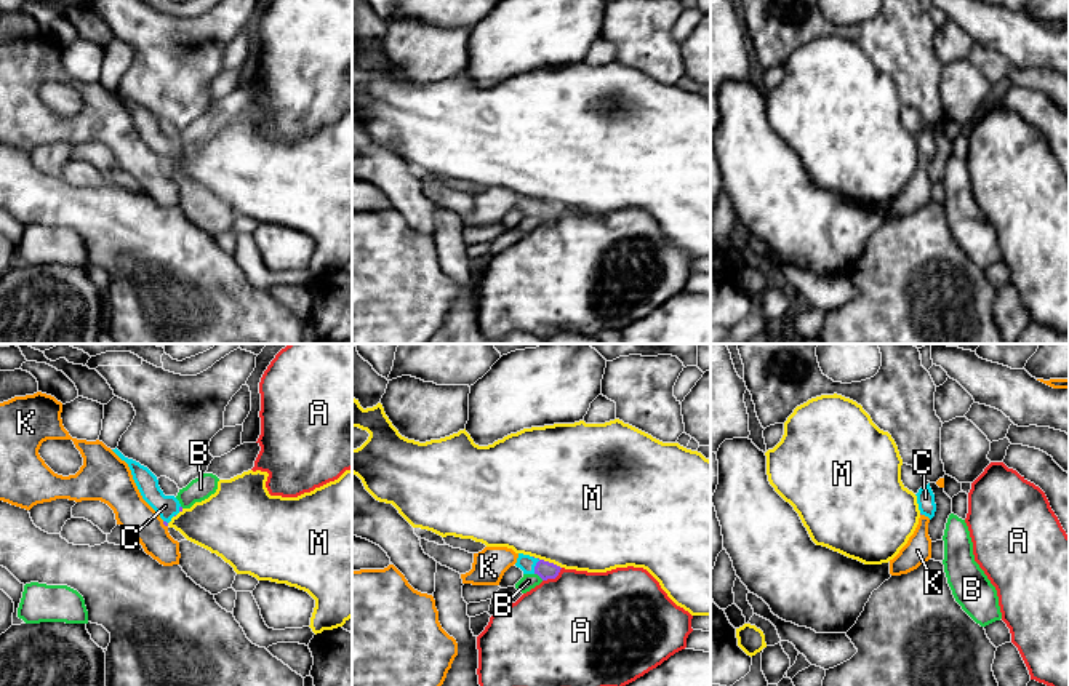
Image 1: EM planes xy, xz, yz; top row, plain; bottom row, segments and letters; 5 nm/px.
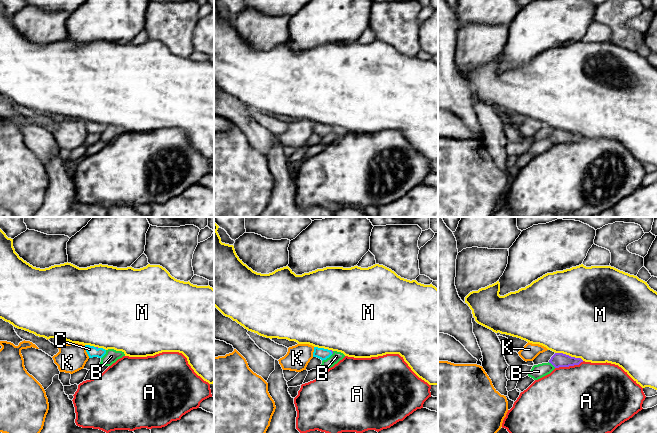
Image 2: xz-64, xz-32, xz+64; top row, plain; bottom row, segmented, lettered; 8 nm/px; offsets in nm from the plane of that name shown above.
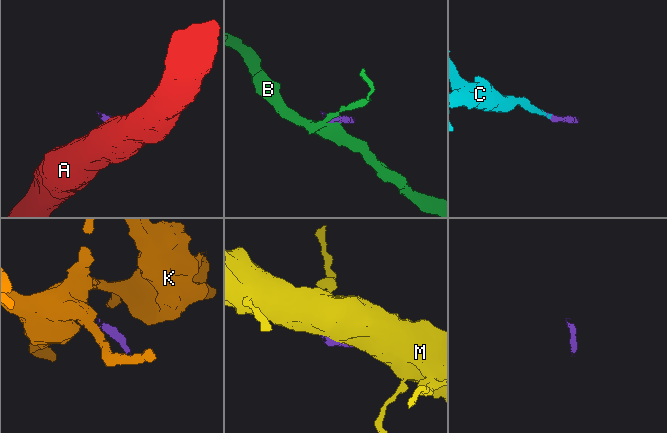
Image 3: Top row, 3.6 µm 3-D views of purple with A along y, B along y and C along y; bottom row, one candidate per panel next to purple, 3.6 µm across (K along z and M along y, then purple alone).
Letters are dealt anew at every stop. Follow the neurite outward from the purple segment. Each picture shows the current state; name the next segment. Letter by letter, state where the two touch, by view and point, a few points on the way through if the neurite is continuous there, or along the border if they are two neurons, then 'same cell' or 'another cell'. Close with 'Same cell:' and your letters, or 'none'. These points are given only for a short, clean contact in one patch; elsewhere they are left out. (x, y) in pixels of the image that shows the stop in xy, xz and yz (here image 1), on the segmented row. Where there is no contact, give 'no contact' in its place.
A: contact xz (552, 578); border xz (562, 568), (554, 578), (543, 581); another cell
B: contact xz (540, 576); border xz (535, 573), (543, 579); another cell
C: contact xz (535, 566); way xz (544, 570), (535, 566), (527, 563); same cell
K: contact xy (165, 525); border xy (162, 522), (167, 526); another cell
M: contact xz (548, 562); another cell
Same cell: C

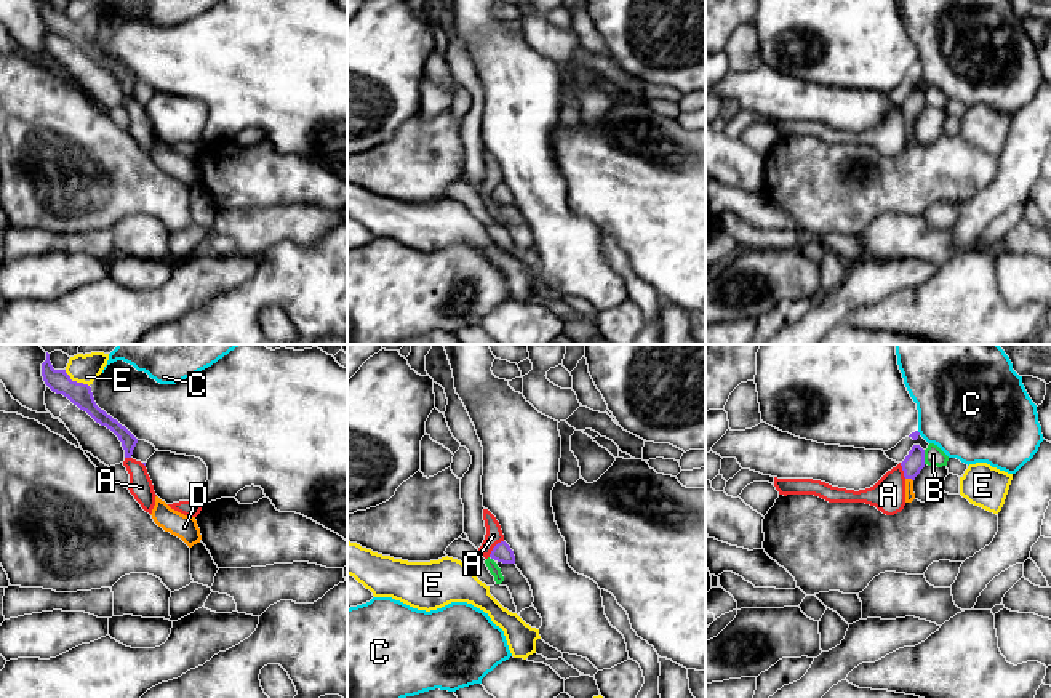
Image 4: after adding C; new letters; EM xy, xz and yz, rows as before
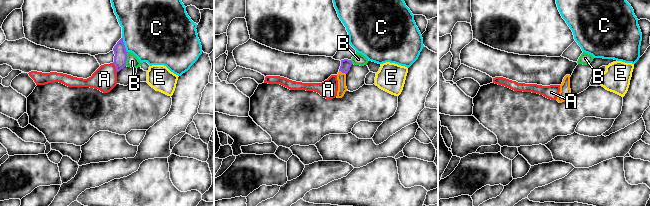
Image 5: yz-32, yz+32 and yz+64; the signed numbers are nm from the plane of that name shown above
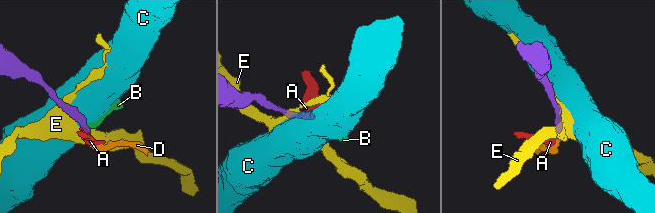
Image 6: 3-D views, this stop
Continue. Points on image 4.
A: contact xz (493, 548); border xz (503, 540), (488, 556); another cell
B: contact yz (923, 457); border yz (923, 450), (925, 463); another cell
C: contact yz (919, 433); border yz (917, 431), (920, 434); another cell
D: contact yz (909, 477); way yz (914, 463), (909, 477), (909, 484); same cell
E: contact xy (75, 381); border xy (64, 370), (72, 380), (88, 386); another cell
Same cell: D

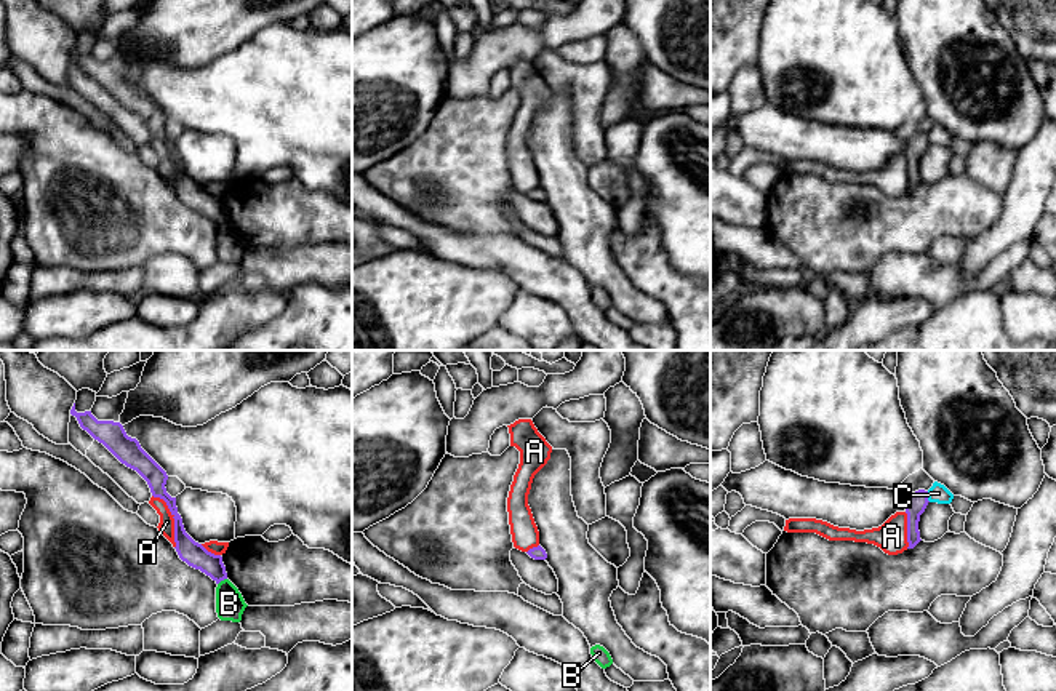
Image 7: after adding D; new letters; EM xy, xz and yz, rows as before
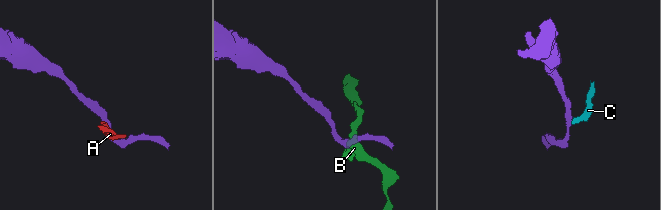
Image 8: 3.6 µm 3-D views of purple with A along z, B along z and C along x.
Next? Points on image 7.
A: contact xy (173, 517); border xy (152, 495), (165, 503), (173, 519), (175, 547); another cell
B: contact xy (221, 579); border xy (226, 578), (218, 584); another cell
C: contact yz (927, 496); border yz (927, 491), (930, 501); another cell
Same cell: none

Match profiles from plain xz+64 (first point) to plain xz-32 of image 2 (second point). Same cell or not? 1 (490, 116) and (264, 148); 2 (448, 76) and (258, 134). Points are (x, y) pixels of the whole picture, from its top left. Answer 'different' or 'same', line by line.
1: different
2: same

